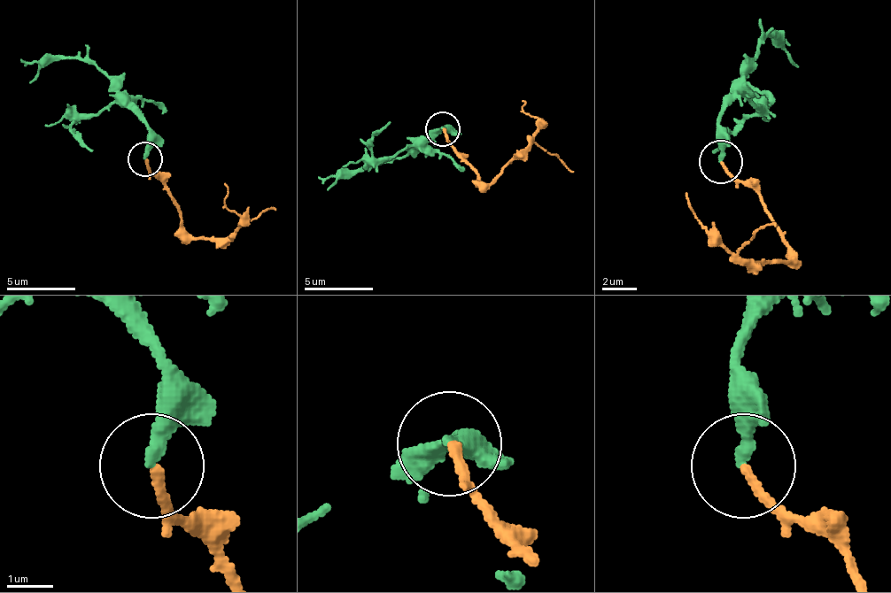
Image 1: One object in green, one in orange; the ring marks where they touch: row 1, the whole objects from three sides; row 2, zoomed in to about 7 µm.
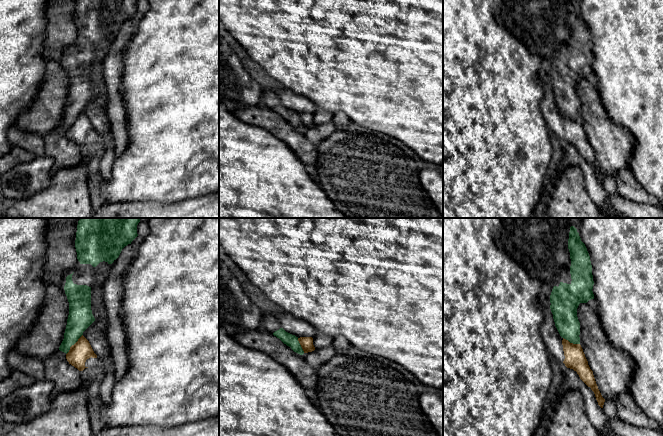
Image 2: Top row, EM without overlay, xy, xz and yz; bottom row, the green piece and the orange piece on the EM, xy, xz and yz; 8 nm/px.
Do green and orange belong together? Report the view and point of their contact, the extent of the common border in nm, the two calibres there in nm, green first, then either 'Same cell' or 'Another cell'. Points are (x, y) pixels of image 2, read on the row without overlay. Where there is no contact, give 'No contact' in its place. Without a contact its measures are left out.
Touches green at xy (73, 120). Shared border 220 nm. Thickness 200 nm (green) against 160 nm. Another cell

